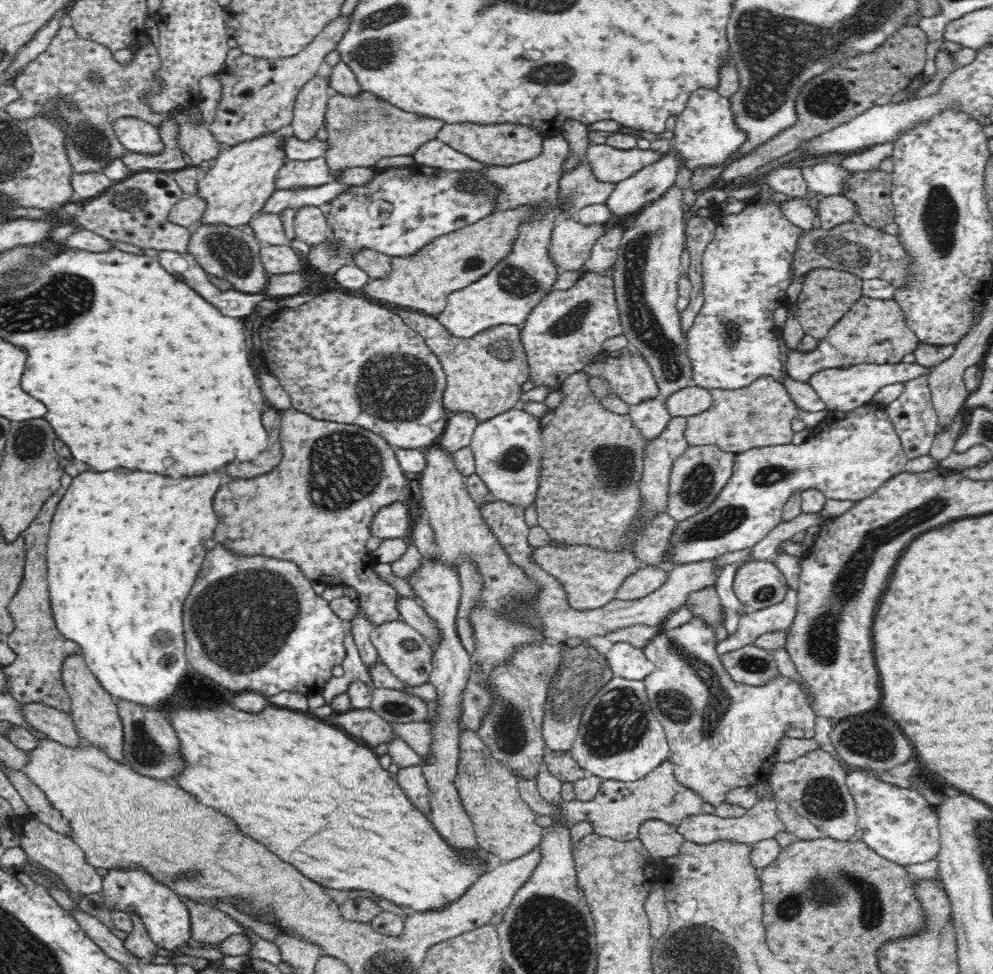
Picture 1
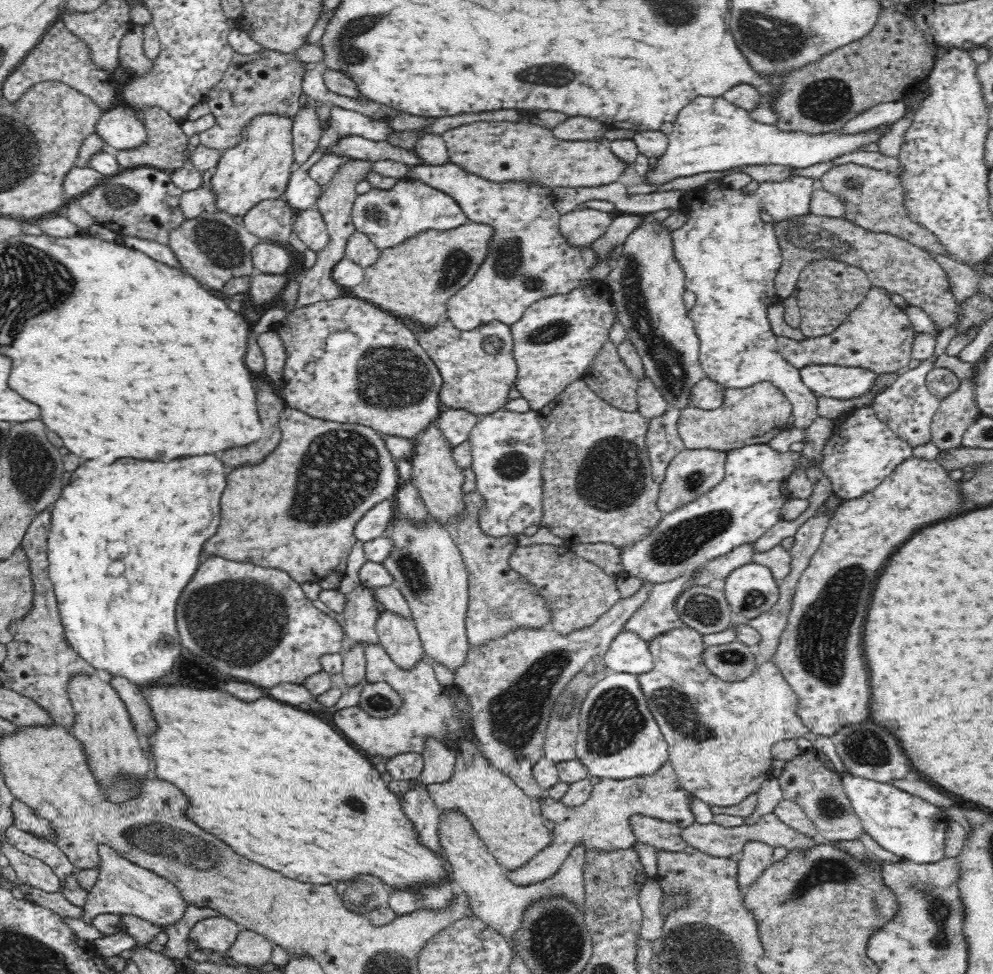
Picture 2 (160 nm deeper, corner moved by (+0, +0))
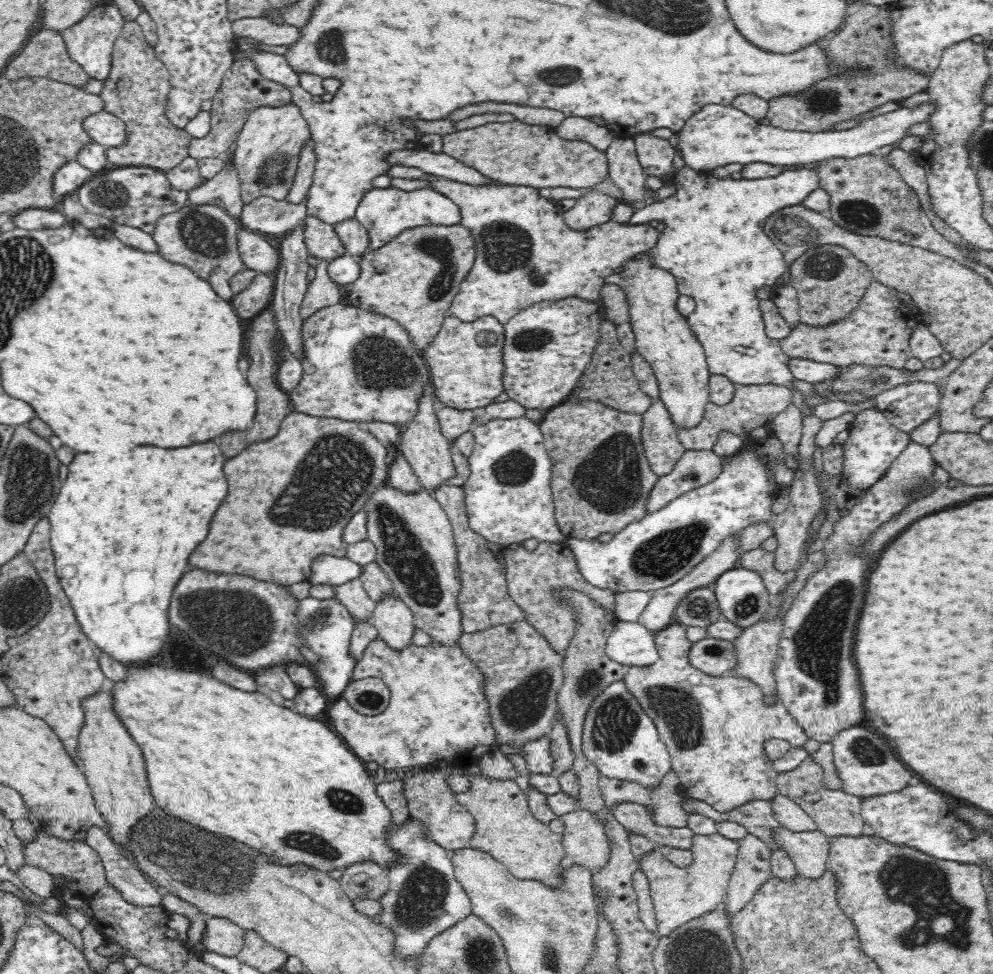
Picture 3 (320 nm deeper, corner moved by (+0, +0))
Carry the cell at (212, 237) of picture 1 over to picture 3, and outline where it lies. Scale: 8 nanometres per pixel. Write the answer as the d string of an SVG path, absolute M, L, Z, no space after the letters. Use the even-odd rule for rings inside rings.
M188 200L180 210L160 216L150 235L156 241L160 255L190 268L199 278L208 281L220 298L228 301L234 295L229 285L232 276L246 268L244 261L240 259L236 243L236 234L241 227L238 219L230 216L222 206L216 203L192 204Z

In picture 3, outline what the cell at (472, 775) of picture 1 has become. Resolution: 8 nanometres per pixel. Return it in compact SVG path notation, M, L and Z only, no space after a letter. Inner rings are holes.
M484 774L468 777L471 789L456 794L456 798L476 821L476 832L469 847L490 854L516 878L539 880L550 889L561 889L565 871L559 865L565 855L563 835L555 833L530 813L529 799L513 780L496 780Z

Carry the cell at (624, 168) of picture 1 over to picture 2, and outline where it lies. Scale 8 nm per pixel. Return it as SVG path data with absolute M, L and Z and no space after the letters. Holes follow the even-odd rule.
M478 121L451 128L448 132L444 132L442 137L447 146L449 162L462 167L468 172L476 173L476 175L486 180L497 183L512 181L550 188L590 188L616 182L620 178L620 174L627 169L624 162L620 161L607 148L605 142L559 140L552 129L530 122Z

